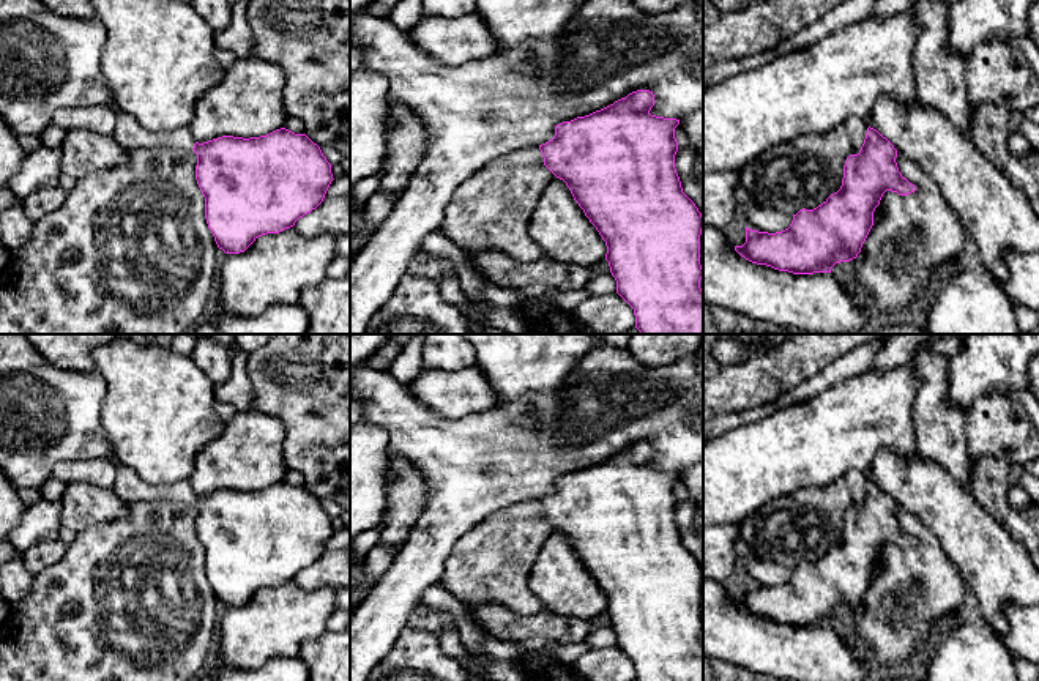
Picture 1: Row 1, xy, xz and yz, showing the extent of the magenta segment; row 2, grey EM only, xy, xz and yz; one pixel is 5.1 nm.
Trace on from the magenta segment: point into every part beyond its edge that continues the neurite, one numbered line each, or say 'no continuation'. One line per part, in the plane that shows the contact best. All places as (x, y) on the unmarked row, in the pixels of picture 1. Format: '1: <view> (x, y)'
1: xy (48, 415)

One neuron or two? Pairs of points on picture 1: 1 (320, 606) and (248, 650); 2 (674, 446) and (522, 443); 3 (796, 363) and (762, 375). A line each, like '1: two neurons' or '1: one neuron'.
1: one neuron
2: one neuron
3: one neuron

